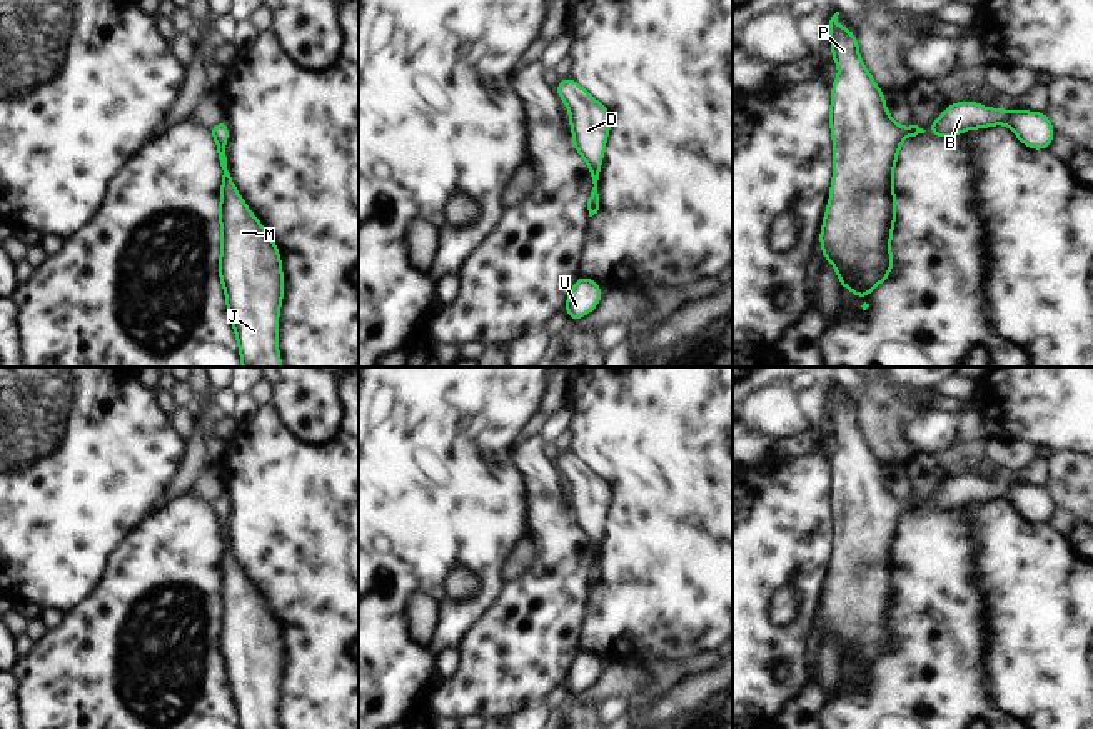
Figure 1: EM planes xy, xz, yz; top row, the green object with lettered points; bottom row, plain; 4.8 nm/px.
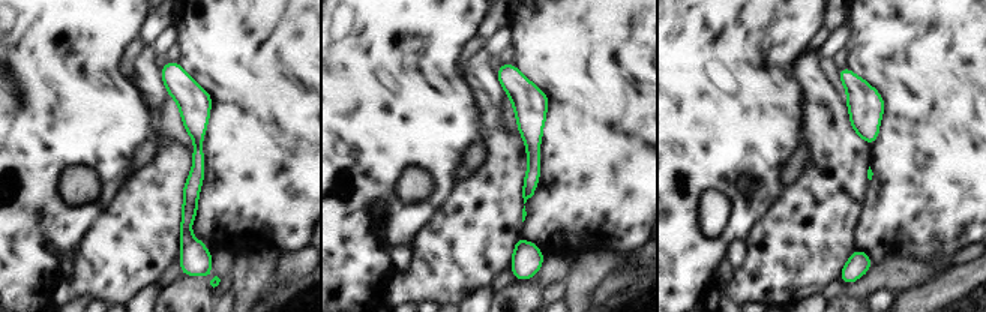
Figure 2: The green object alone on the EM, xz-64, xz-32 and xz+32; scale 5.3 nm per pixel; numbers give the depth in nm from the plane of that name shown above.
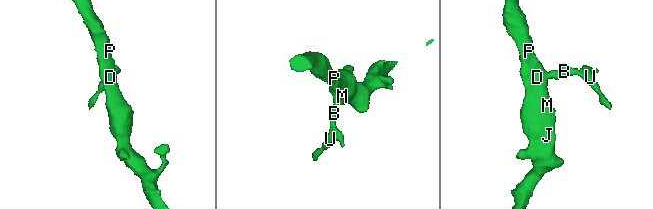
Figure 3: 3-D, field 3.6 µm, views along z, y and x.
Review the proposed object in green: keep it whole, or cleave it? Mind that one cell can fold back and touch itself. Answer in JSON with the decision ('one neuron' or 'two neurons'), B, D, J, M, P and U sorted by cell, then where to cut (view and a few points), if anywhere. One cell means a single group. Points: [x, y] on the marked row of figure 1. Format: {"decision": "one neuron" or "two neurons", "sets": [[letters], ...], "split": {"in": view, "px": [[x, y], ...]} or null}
{"decision": "one neuron", "sets": [["B", "D", "J", "M", "P", "U"]], "split": null}

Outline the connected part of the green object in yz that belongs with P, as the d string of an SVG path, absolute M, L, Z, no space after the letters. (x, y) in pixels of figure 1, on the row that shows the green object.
M838 15L826 28L839 77L831 80L833 178L819 244L823 259L838 272L839 289L868 297L894 265L894 167L901 143L926 130L893 120L883 88L859 57L856 33L841 27Z

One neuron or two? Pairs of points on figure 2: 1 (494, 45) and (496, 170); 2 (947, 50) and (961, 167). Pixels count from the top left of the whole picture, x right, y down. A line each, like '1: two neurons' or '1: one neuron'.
1: two neurons
2: one neuron

